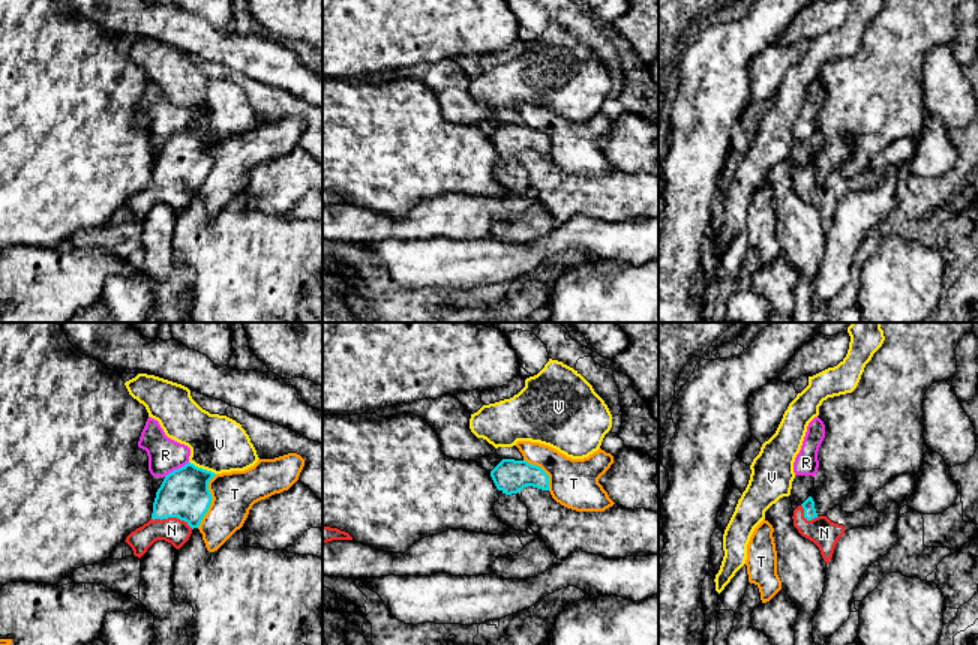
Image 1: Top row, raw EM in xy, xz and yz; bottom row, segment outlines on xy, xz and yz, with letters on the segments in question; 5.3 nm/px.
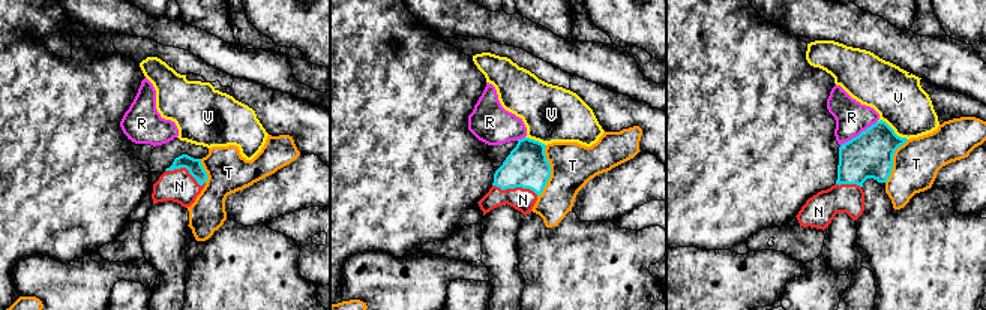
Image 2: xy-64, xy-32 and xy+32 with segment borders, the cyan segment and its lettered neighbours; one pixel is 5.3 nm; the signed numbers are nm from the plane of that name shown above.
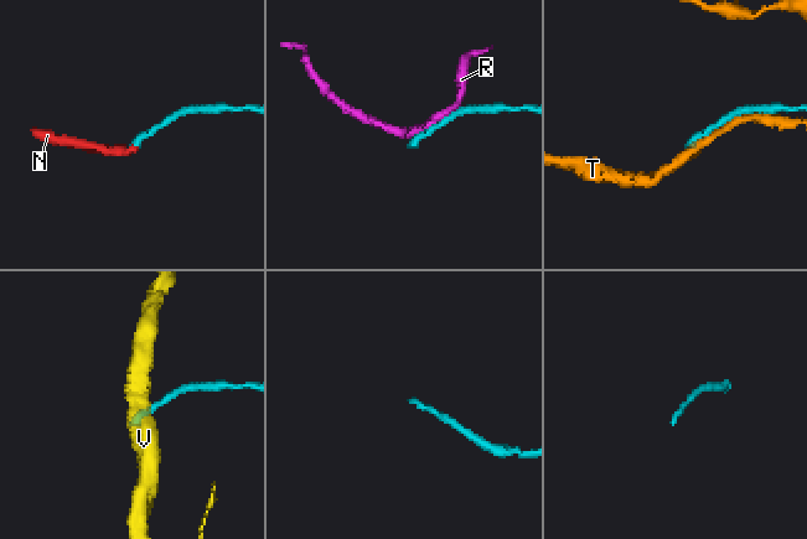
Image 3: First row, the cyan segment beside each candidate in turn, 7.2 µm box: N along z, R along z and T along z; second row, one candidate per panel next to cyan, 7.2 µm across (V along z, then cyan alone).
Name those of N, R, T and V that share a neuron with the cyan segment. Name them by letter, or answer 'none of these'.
N

